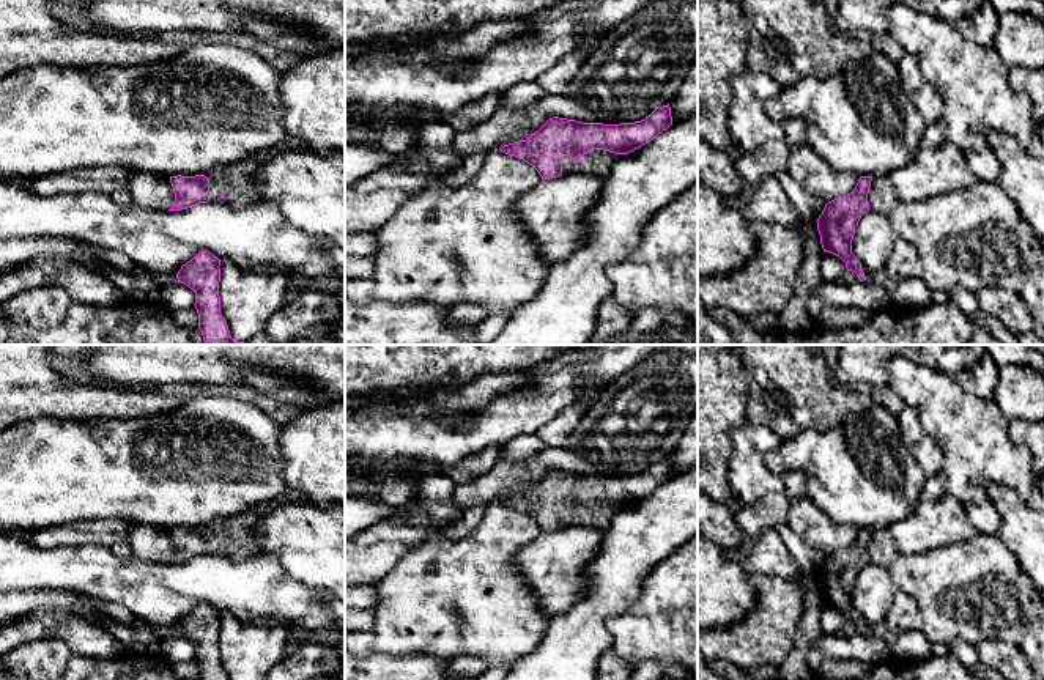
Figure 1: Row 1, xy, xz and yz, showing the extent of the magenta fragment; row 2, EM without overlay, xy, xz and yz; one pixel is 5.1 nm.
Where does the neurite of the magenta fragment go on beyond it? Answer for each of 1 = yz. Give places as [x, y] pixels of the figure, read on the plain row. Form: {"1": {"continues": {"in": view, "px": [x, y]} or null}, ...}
{"1": {"continues": null}}

